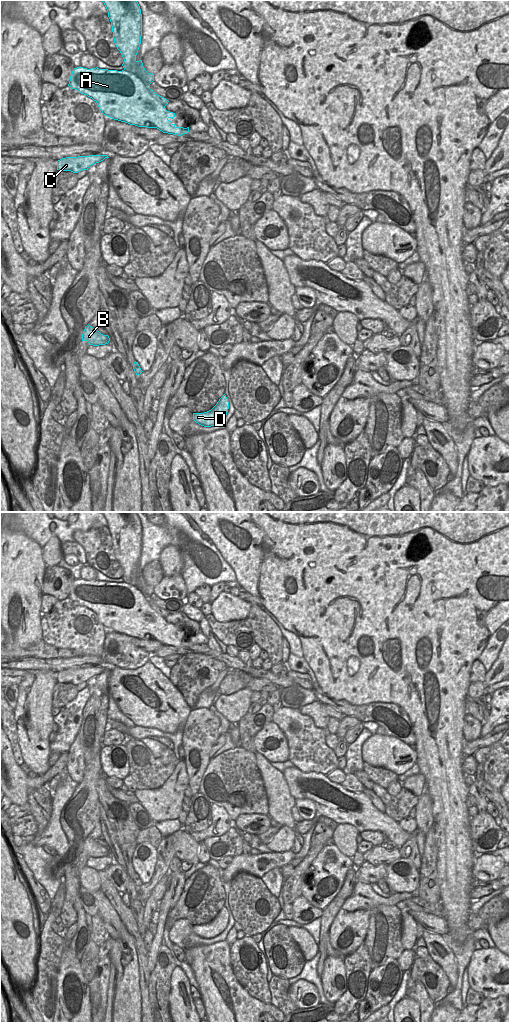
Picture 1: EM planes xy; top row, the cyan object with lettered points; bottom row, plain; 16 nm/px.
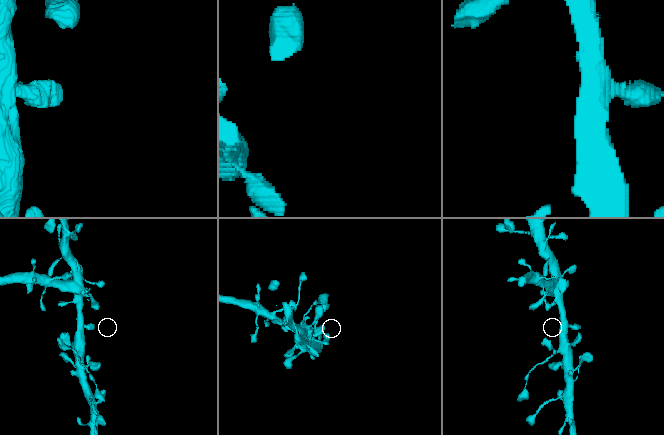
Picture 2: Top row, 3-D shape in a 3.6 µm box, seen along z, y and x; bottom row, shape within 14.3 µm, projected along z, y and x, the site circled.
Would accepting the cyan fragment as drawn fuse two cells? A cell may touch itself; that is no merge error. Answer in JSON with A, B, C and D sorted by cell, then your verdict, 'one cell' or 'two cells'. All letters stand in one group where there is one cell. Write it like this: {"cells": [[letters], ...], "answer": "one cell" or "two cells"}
{"cells": [["A"], ["B", "C", "D"]], "answer": "two cells"}

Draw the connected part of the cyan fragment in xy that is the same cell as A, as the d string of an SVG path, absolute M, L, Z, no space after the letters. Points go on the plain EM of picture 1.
M74 580L68 596L72 601L92 610L102 625L114 632L138 639L157 640L163 645L181 648L189 644L189 639L176 639L172 633L175 625L167 623L165 618L153 610L145 596L133 585L125 582L99 580Z

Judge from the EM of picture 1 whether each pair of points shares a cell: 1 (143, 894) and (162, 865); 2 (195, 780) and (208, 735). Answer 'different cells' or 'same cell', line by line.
1: same cell
2: same cell

